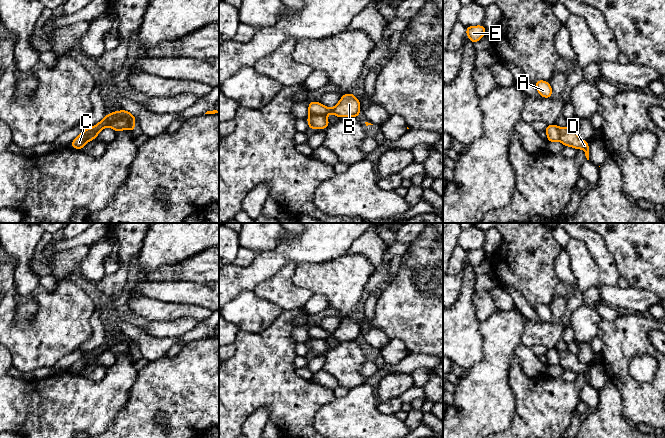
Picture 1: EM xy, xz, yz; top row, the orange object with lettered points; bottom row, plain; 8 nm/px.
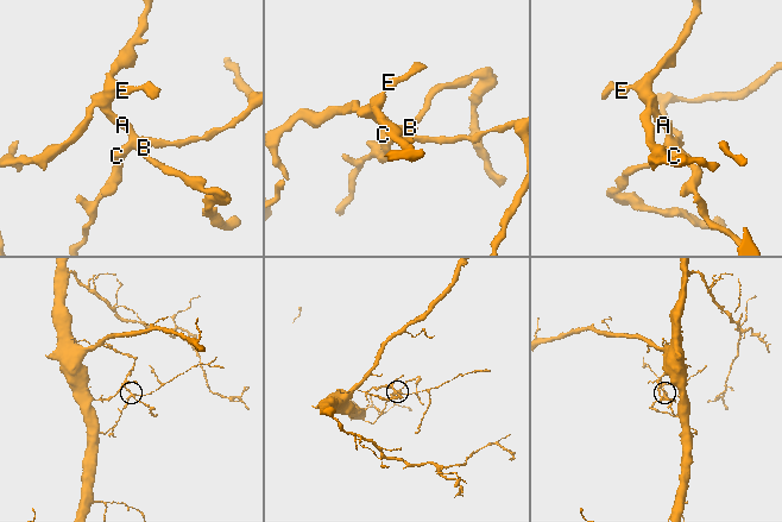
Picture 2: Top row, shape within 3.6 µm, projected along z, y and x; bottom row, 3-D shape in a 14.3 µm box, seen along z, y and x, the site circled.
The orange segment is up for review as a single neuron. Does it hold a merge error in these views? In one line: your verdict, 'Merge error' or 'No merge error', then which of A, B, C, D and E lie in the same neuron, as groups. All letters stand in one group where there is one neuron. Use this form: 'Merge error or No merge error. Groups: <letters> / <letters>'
Merge error. Groups: A B E / C D

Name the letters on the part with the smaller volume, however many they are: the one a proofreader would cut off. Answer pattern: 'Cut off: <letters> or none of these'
Cut off: A, B, E

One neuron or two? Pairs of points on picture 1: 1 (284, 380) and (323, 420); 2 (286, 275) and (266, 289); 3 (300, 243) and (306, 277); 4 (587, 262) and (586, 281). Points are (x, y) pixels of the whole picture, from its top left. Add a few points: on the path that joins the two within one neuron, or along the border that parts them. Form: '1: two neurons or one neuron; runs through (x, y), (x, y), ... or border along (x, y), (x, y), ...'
1: two neurons; border along (334, 398), (325, 403), (316, 412), (313, 427)
2: one neuron; runs through (281, 280), (271, 289)
3: two neurons; border along (326, 261), (301, 262), (297, 264)
4: one neuron; runs through (586, 267), (586, 276)

